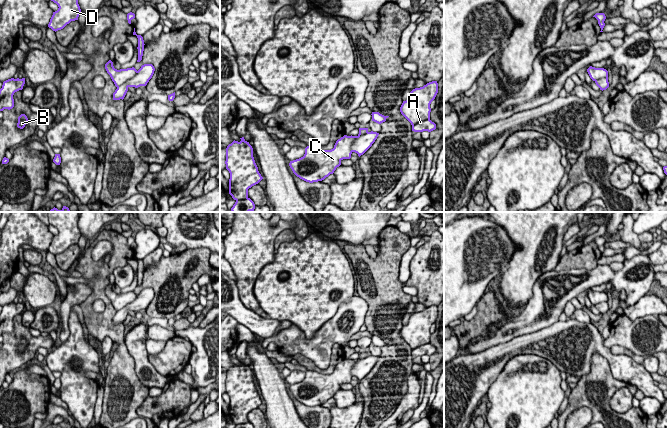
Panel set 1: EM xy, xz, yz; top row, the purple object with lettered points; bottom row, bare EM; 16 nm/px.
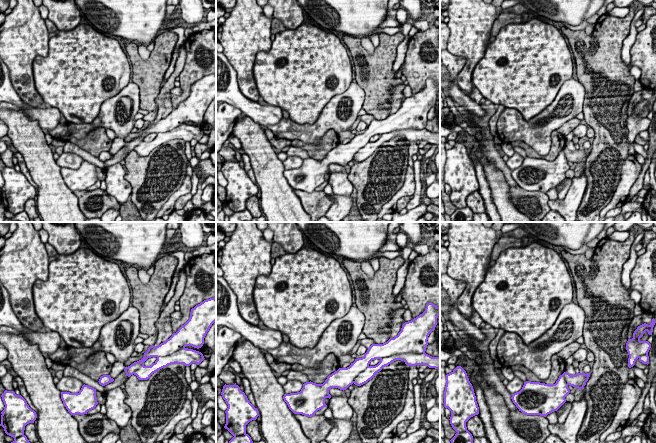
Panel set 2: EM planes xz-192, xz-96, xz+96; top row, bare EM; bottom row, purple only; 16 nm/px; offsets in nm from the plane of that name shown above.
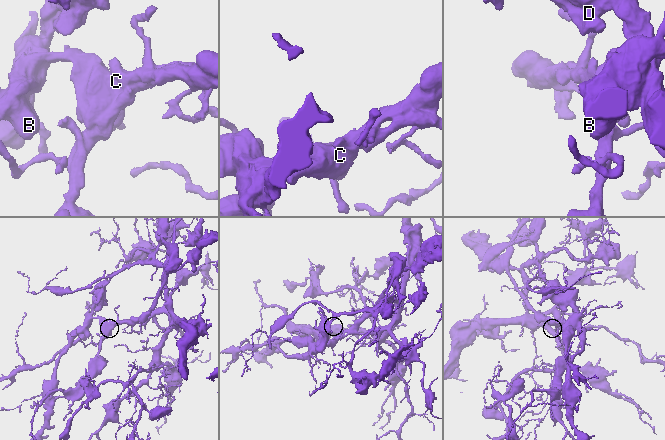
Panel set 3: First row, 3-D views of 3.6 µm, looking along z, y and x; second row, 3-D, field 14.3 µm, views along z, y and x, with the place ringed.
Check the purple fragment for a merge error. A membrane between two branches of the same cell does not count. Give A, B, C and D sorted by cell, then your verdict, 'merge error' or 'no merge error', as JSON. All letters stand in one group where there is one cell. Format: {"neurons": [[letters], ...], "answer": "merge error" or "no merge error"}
{"neurons": [["A", "D"], ["B", "C"]], "answer": "merge error"}

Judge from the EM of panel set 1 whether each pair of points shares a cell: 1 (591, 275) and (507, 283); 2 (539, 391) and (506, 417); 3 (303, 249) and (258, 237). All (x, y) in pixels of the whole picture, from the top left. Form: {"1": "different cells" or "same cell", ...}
{"1": "different cells", "2": "same cell", "3": "different cells"}

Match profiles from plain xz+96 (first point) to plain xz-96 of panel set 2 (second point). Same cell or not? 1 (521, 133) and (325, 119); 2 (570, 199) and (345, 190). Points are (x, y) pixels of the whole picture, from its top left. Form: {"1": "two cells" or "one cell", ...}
{"1": "one cell", "2": "two cells"}

